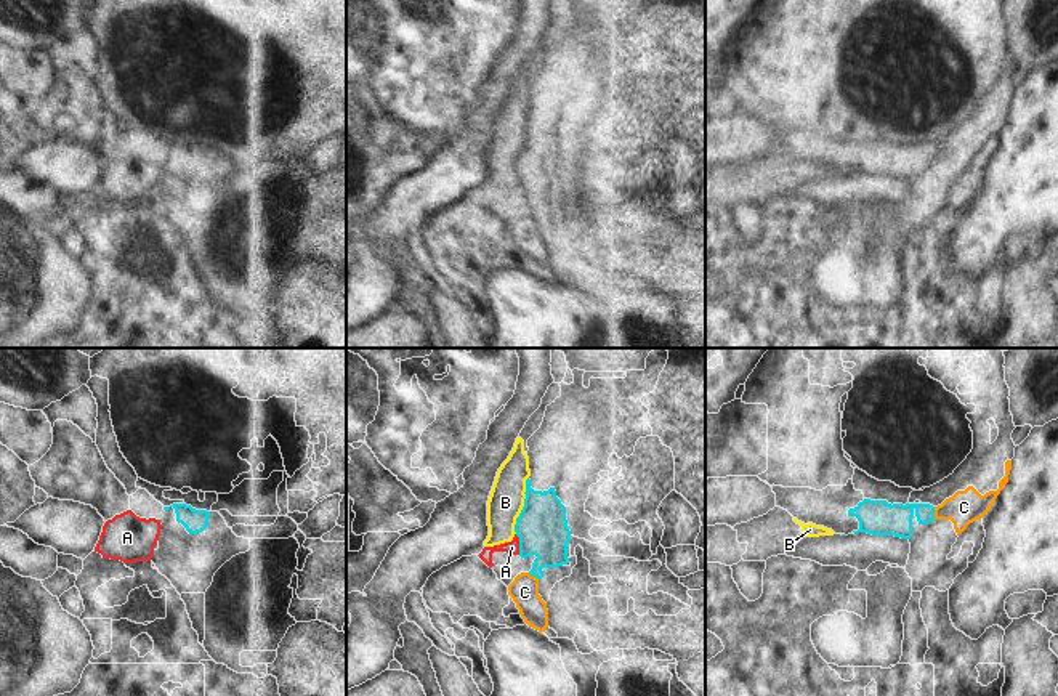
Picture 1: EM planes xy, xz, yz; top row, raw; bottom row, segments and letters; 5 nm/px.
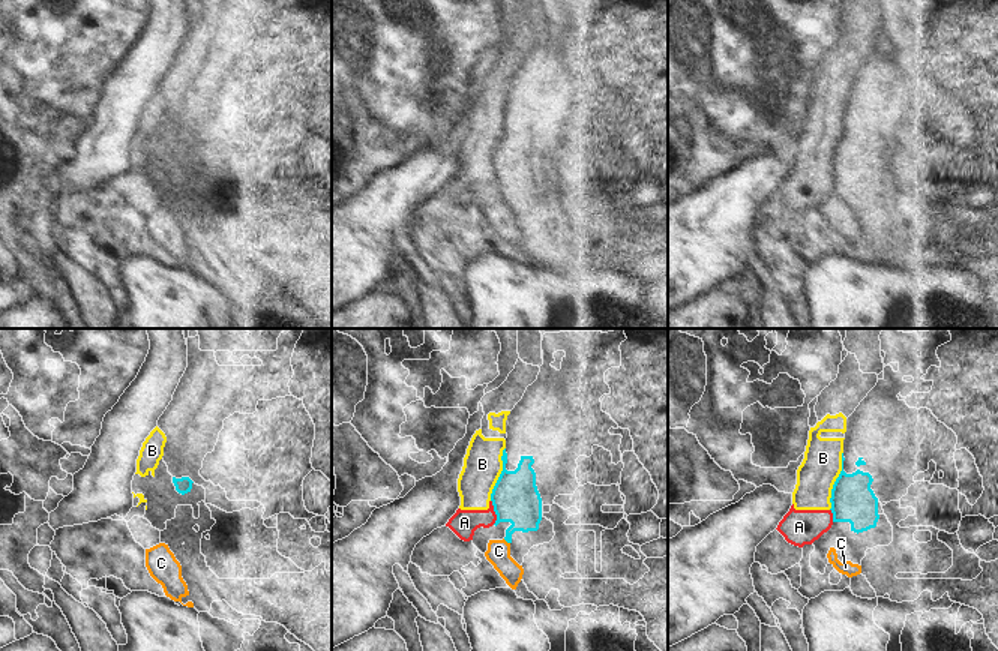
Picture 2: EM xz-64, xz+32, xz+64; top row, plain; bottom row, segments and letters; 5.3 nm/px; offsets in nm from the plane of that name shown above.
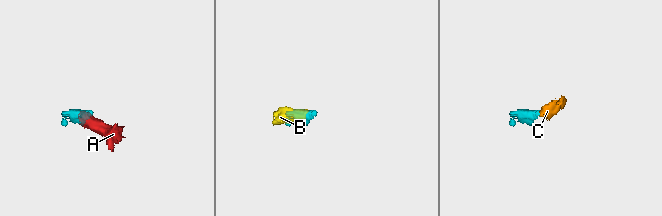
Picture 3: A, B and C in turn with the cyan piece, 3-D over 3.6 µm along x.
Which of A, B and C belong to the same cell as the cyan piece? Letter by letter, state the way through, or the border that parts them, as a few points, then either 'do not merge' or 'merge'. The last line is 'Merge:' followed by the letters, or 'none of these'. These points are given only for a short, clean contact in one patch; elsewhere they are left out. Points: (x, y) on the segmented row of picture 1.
A: do not merge
B: do not merge
C: border yz (933, 507), (935, 518); do not merge
Merge: none of these

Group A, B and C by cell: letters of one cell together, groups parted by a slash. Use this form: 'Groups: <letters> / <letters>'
Groups: A B / C.

